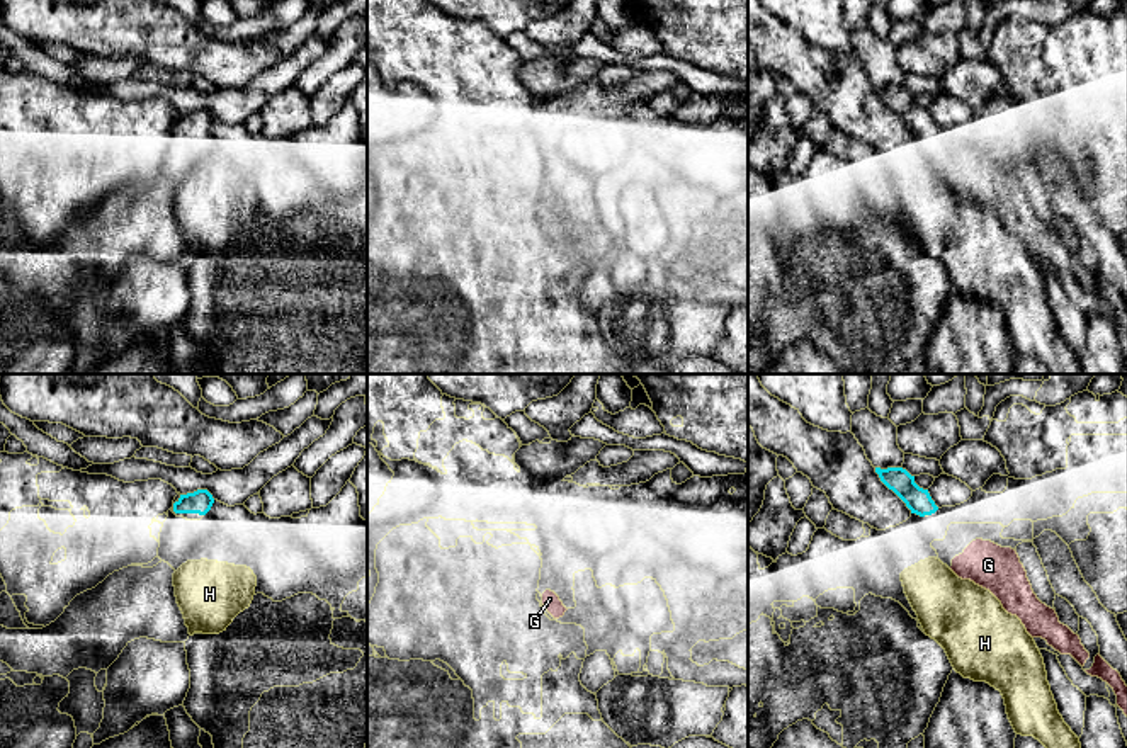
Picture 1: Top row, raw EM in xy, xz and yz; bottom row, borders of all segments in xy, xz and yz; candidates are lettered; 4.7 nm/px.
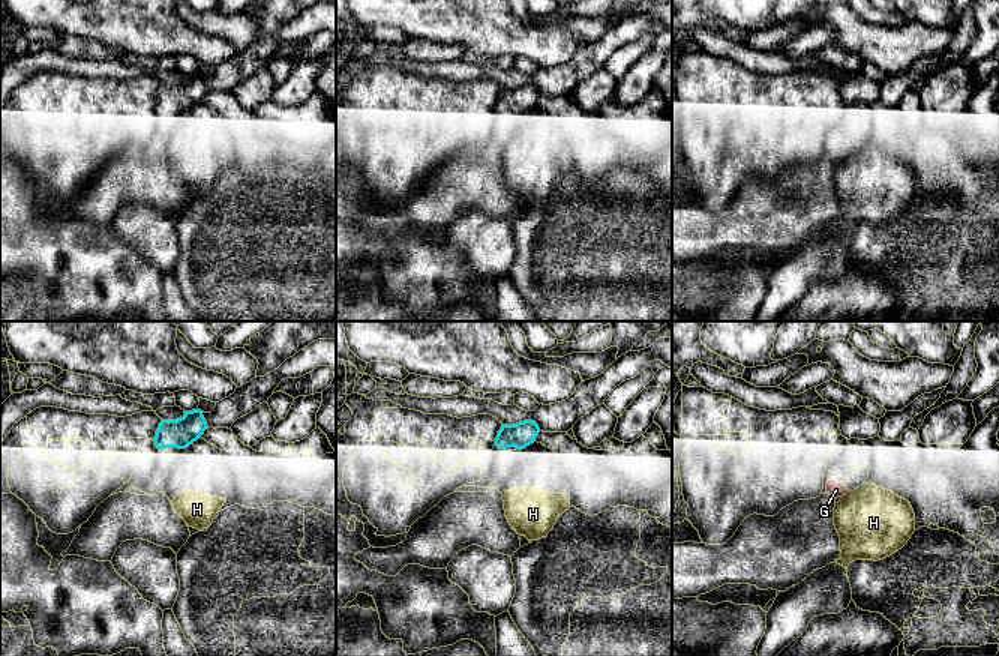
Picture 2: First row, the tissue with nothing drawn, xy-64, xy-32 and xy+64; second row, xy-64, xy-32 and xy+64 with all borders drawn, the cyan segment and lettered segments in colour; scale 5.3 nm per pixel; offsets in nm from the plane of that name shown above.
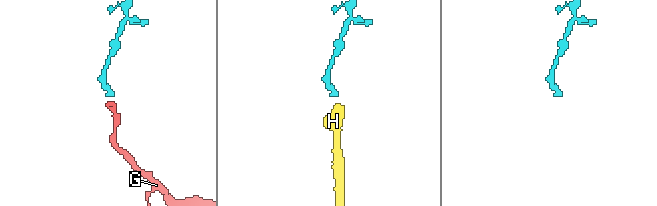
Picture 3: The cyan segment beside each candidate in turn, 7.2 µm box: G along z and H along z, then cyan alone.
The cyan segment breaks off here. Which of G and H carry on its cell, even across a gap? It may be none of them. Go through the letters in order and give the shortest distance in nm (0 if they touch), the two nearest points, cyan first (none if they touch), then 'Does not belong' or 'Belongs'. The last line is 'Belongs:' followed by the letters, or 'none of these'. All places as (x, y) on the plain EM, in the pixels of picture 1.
G: Distance 220 nm. Across: yz (937, 128), (971, 162). Belongs
H: Distance 200 nm. Across: yz (923, 135), (928, 177). Does not belong
Belongs: G

